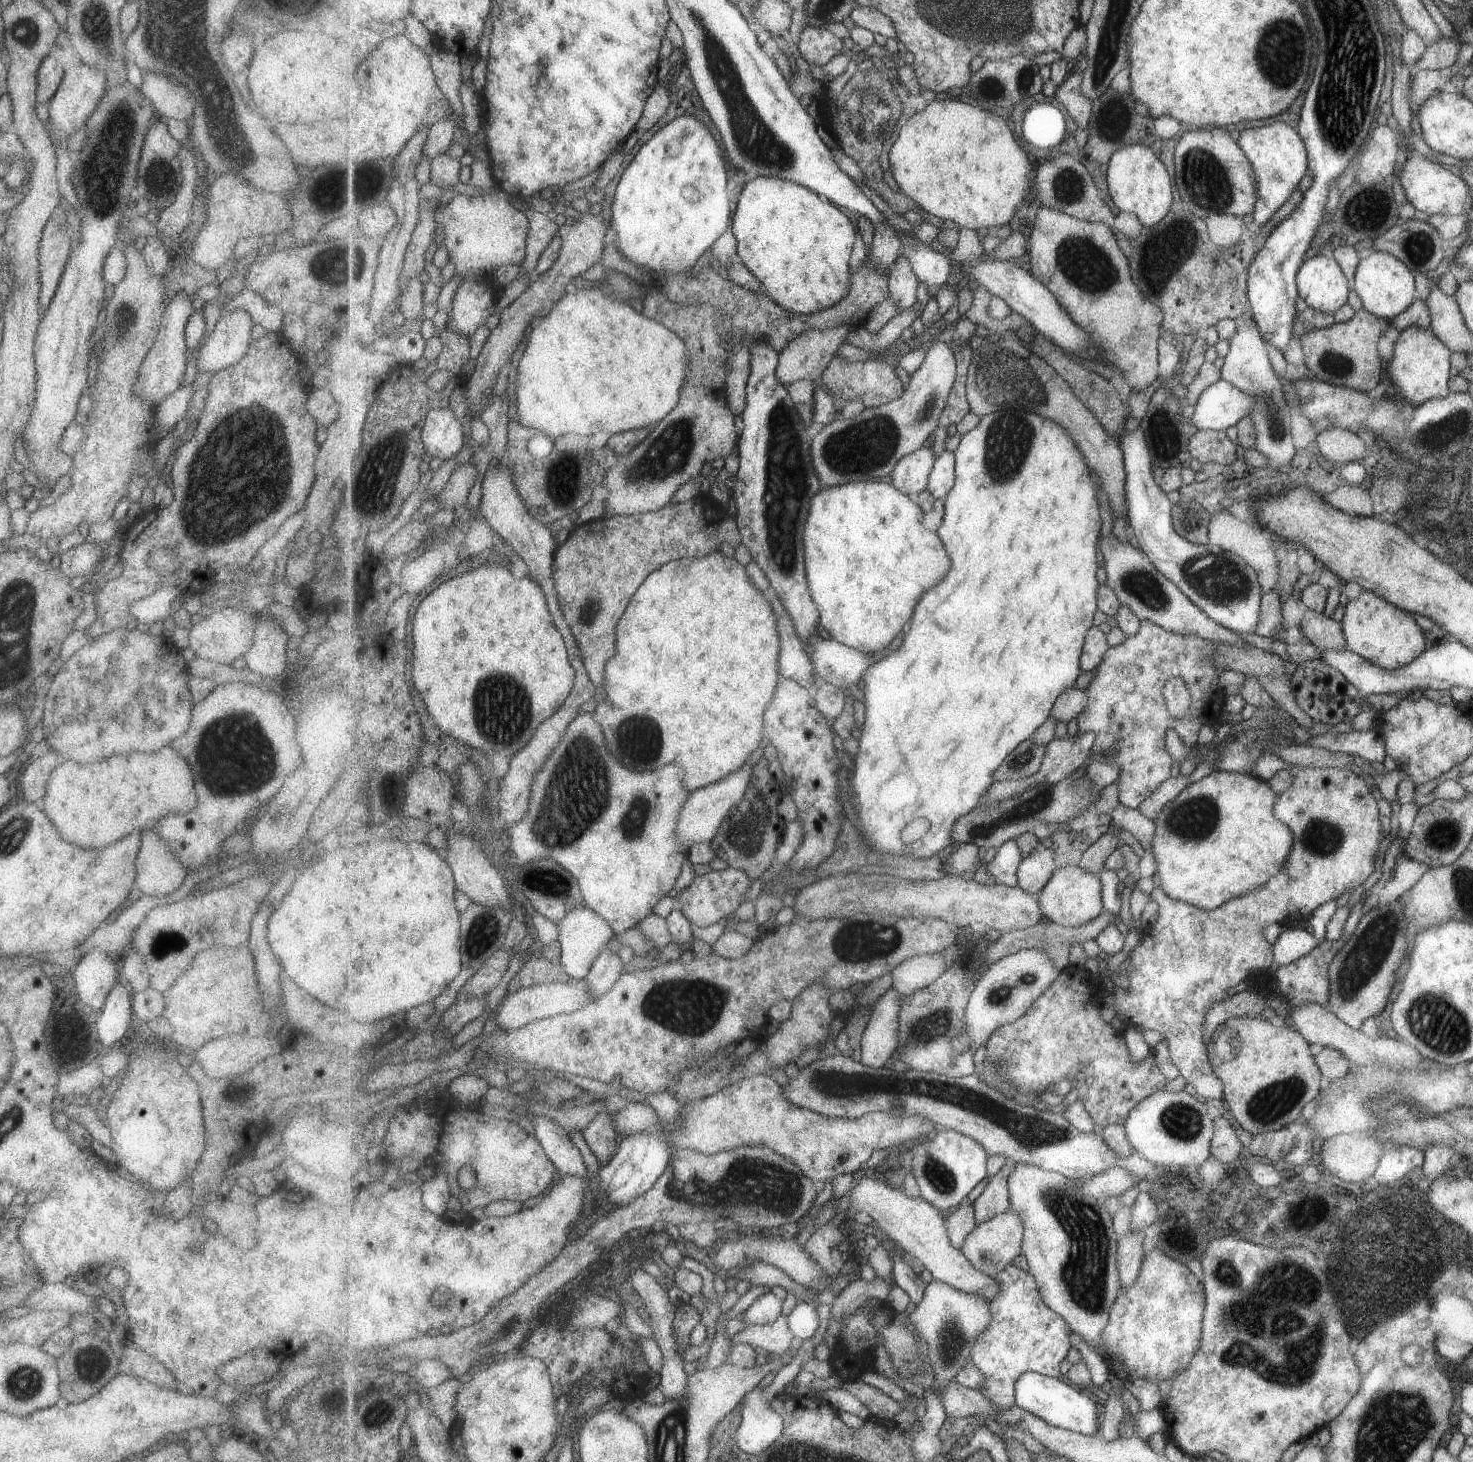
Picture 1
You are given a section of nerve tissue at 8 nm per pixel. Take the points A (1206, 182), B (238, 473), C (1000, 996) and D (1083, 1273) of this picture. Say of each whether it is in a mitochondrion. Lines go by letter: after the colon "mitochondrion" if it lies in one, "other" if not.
A: mitochondrion
B: mitochondrion
C: mitochondrion
D: mitochondrion

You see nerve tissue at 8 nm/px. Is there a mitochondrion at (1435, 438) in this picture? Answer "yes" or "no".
yes

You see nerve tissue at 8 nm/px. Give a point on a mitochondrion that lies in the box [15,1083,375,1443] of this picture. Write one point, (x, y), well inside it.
(87, 1370)

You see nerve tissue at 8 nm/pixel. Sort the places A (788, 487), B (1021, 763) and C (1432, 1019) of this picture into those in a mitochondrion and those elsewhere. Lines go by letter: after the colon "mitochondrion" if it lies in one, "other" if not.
A: mitochondrion
B: mitochondrion
C: mitochondrion

